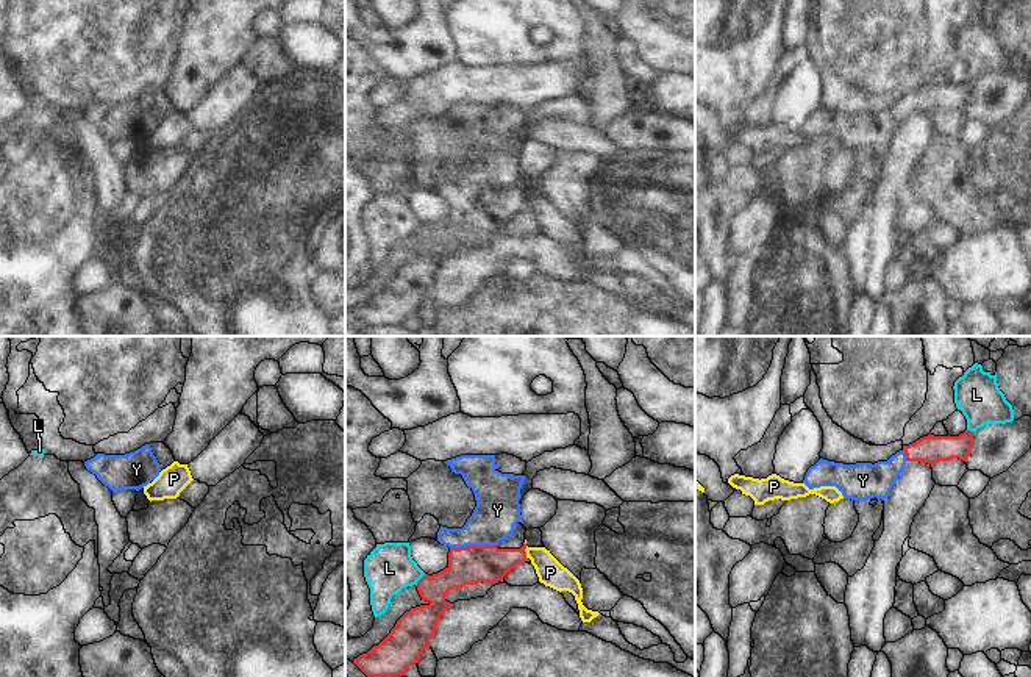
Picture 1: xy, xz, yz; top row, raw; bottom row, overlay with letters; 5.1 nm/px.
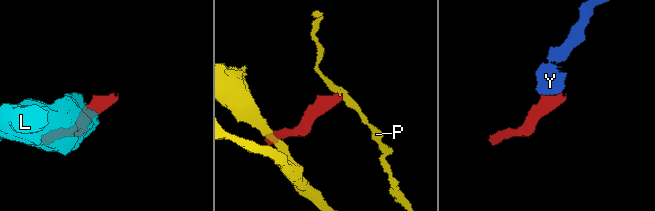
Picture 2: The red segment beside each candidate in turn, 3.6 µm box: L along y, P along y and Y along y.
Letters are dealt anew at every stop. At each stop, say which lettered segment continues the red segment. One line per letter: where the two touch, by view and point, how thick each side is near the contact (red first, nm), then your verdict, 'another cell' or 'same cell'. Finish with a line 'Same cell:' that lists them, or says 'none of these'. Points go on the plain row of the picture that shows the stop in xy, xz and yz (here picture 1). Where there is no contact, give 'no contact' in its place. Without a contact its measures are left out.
L: xz (419, 230) | 190/260 nm | another cell
P: xz (524, 200) | 190/140 nm | another cell
Y: xz (472, 196) | 200/220 nm | same cell
Same cell: Y

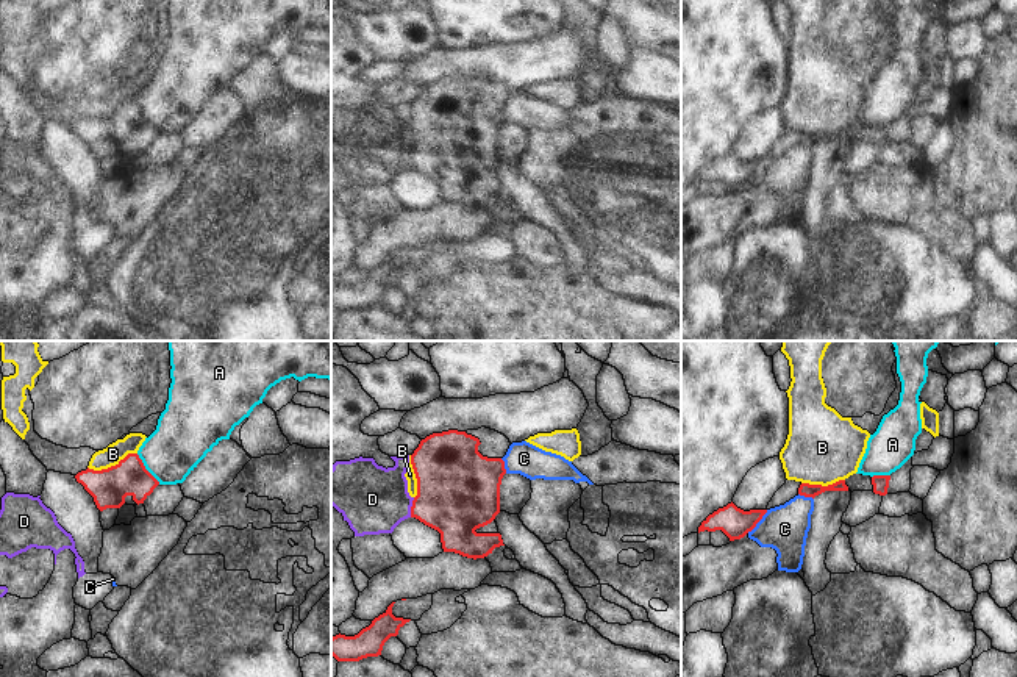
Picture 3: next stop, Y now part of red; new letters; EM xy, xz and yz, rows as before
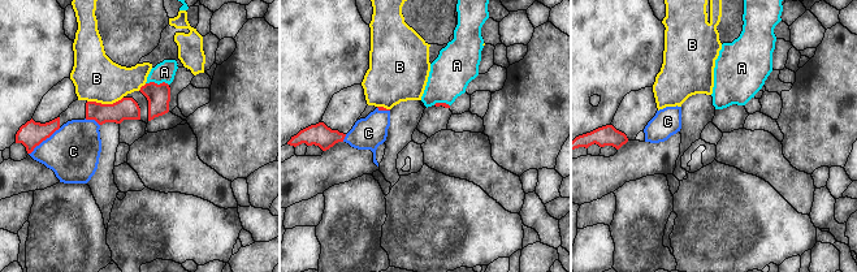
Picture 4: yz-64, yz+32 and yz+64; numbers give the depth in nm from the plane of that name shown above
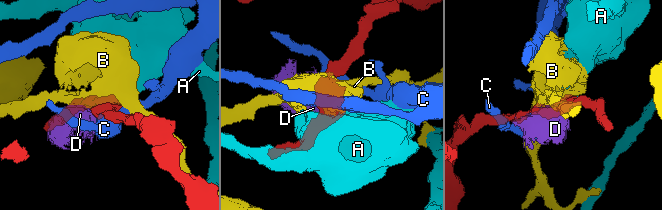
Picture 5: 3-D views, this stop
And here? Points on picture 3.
A: xy (146, 119) | 190/300 nm | another cell
B: xy (111, 116) | 190/100 nm | another cell
C: yz (758, 171) | 160/240 nm | another cell
D: xz (411, 157) | 420/360 nm | another cell
Same cell: none of these

